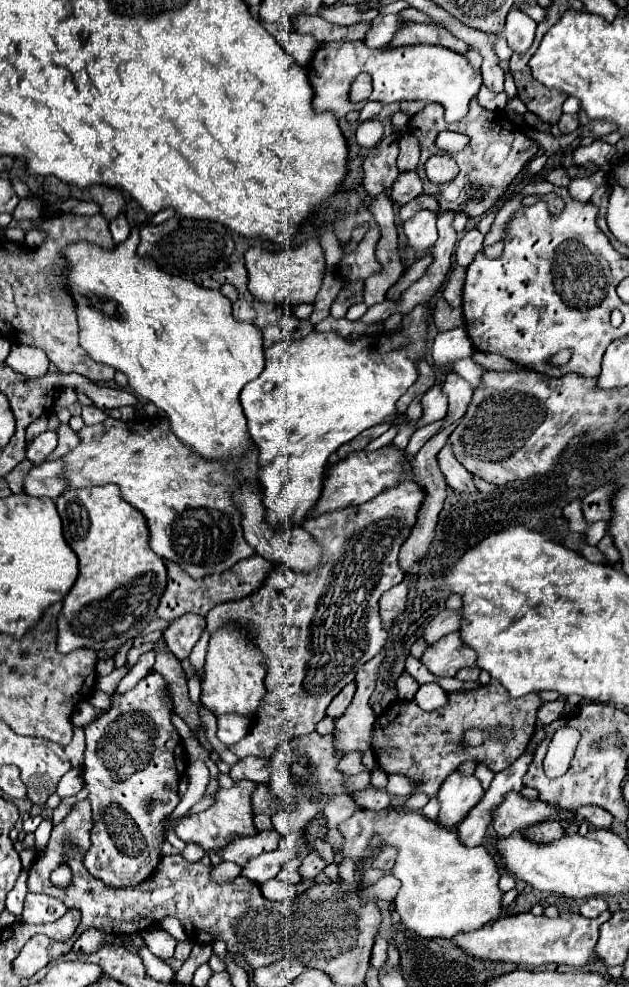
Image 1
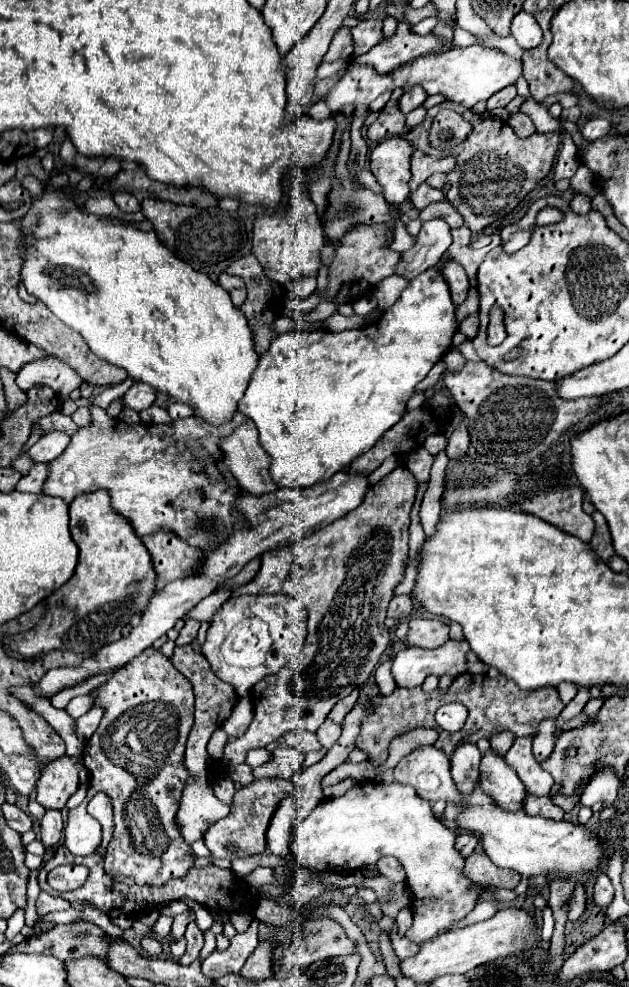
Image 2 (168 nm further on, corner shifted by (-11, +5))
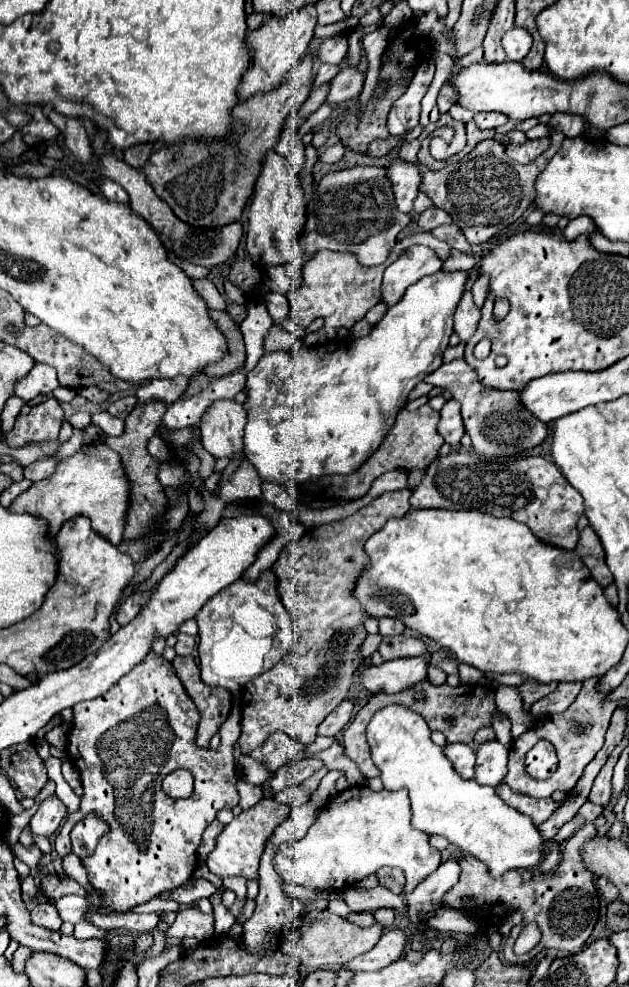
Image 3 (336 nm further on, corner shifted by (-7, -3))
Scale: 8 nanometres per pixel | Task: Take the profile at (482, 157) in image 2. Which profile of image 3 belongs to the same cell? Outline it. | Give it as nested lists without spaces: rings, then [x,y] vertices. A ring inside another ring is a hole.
[[[424,128],[422,136],[416,138],[414,142],[404,142],[398,154],[402,160],[418,166],[418,170],[422,174],[420,190],[438,208],[444,208],[452,216],[452,222],[464,232],[464,236],[470,244],[482,244],[482,242],[490,240],[496,232],[510,226],[512,222],[516,222],[524,214],[524,210],[536,198],[536,188],[534,188],[536,178],[544,172],[548,160],[560,150],[562,140],[566,138],[562,132],[552,132],[550,148],[530,164],[518,164],[518,162],[506,158],[504,146],[500,142],[484,140],[484,142],[476,144],[476,148],[460,162],[446,166],[442,170],[430,170],[424,164],[420,164],[416,158],[418,148],[422,144],[422,138],[426,138],[426,134],[428,132]]]

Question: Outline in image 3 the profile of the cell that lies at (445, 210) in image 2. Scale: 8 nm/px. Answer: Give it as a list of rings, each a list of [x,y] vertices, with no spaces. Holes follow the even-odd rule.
[[[448,224],[448,226],[436,226],[436,228],[432,230],[432,234],[434,234],[436,238],[444,240],[446,244],[450,244],[452,248],[460,250],[460,252],[472,252],[472,248],[470,248],[470,244],[466,242],[464,234],[462,234],[460,228],[456,228],[454,224]]]

